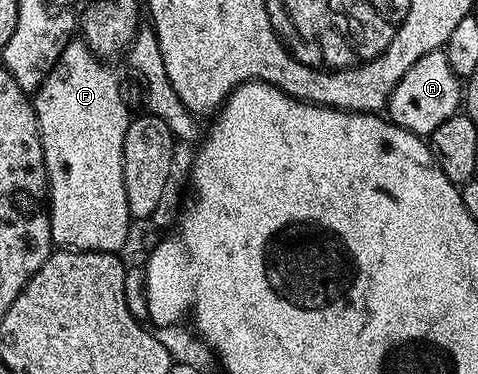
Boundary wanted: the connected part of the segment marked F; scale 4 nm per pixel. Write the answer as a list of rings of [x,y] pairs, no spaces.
[[[72,38],[60,54],[56,66],[44,78],[32,103],[38,119],[38,133],[42,135],[48,211],[50,213],[50,239],[59,249],[75,252],[121,253],[130,236],[132,219],[128,199],[124,192],[124,166],[122,155],[124,134],[132,119],[132,112],[122,101],[122,88],[118,76],[91,52],[81,38]]]

